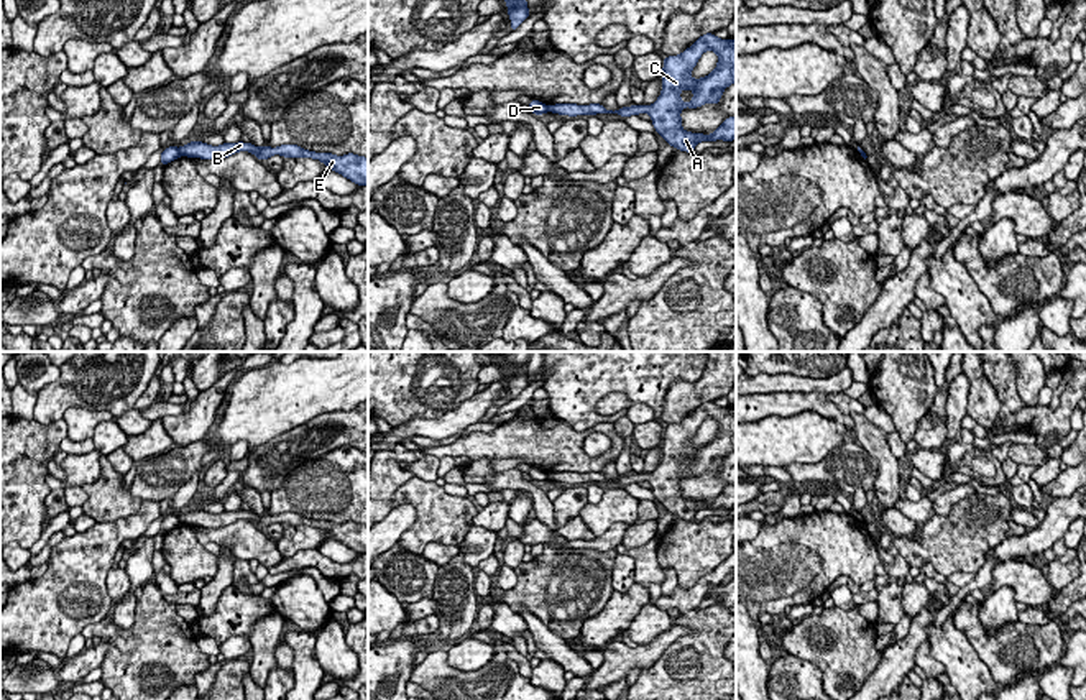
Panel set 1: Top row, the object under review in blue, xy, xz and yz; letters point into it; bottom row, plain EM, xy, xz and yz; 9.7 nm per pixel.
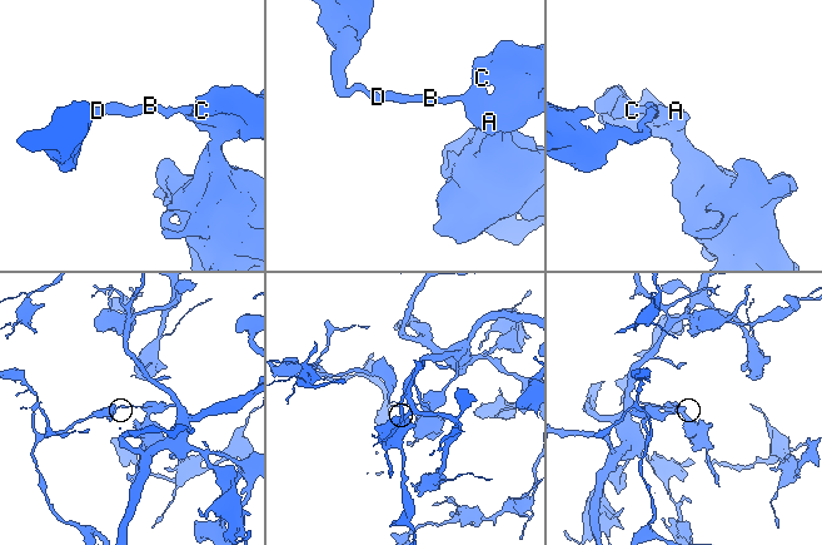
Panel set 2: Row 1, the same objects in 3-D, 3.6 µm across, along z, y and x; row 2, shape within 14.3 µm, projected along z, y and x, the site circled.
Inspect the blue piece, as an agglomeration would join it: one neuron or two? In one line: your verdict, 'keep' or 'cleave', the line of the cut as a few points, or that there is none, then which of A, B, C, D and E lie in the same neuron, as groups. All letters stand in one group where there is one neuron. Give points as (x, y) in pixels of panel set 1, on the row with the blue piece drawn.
cleave | xy (176, 148), (181, 153) | A B C E / D

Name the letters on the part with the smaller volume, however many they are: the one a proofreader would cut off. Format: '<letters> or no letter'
D

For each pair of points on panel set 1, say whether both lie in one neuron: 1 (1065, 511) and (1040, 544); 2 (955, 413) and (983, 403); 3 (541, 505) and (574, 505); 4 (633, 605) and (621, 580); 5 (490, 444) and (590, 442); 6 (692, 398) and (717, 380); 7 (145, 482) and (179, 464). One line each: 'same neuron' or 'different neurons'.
1: same neuron
2: different neurons
3: different neurons
4: different neurons
5: different neurons
6: same neuron
7: same neuron

